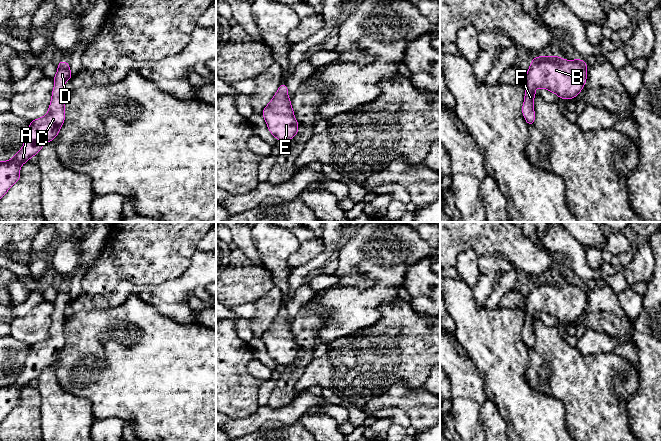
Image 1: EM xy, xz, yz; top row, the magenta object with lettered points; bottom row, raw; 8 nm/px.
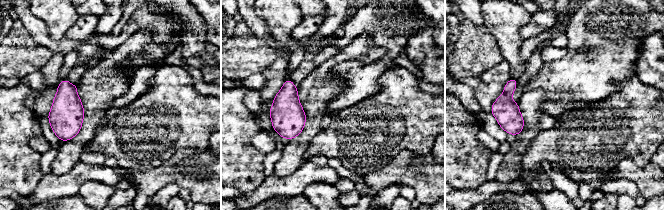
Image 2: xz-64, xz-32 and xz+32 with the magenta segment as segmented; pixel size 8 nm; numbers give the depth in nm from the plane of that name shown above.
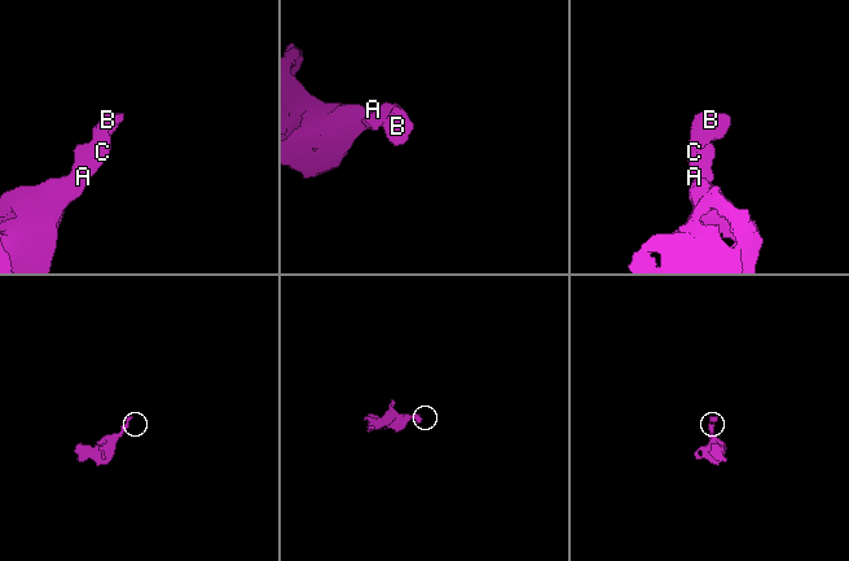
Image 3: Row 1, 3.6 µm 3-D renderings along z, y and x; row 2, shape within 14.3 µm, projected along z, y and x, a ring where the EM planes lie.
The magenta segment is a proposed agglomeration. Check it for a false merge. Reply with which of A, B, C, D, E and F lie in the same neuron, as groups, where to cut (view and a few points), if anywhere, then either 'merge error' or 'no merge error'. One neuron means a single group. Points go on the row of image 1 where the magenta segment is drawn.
A B C D E F | no cut | no merge error

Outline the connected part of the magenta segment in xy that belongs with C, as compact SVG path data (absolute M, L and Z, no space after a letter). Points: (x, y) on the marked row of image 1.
M59 61L57 73L53 78L55 86L48 113L44 117L30 121L23 147L12 159L0 162L0 199L20 180L21 165L37 155L47 142L57 137L65 120L66 93L63 88L66 81L72 77L69 63Z

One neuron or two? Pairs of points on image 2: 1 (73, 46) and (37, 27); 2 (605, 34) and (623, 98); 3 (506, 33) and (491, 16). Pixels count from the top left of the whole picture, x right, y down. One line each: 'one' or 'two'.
1: one
2: two
3: one

